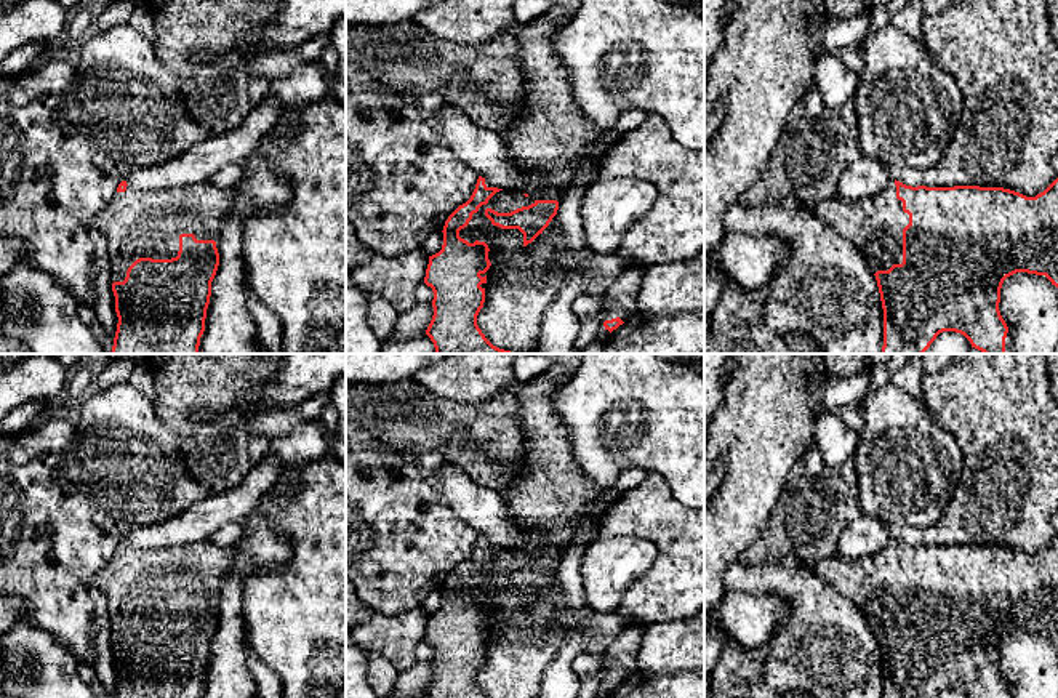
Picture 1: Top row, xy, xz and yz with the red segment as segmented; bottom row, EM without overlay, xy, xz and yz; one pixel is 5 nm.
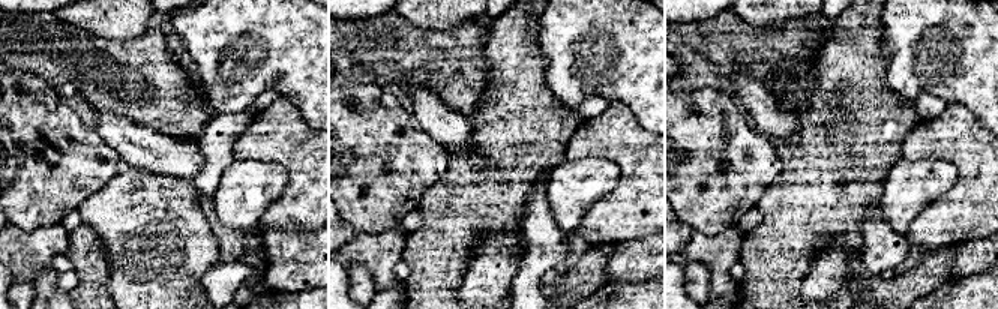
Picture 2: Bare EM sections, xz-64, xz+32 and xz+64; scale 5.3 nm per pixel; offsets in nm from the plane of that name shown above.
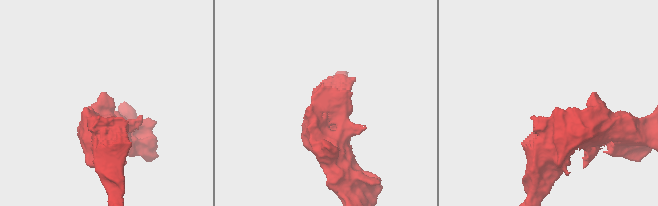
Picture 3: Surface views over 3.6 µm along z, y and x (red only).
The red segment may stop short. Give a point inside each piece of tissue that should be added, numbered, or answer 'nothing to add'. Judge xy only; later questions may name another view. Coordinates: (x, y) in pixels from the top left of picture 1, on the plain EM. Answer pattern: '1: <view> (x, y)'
1: xy (136, 583)

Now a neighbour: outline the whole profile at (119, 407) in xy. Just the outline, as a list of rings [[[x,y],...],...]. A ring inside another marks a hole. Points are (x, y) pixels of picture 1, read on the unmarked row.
[[[110,386],[83,403],[75,443],[66,451],[67,474],[80,491],[123,527],[165,522],[213,495],[184,466],[179,439],[155,413],[154,402],[134,387]]]

